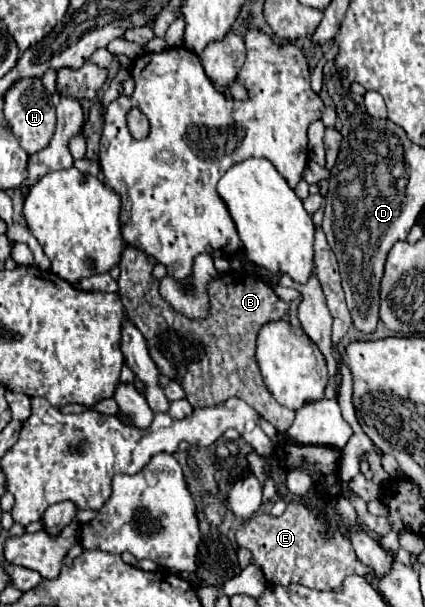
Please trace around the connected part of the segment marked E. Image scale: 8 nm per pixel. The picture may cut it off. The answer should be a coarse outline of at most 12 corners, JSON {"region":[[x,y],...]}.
{"region":[[303,502],[245,520],[237,544],[269,584],[337,590],[371,574]]}

